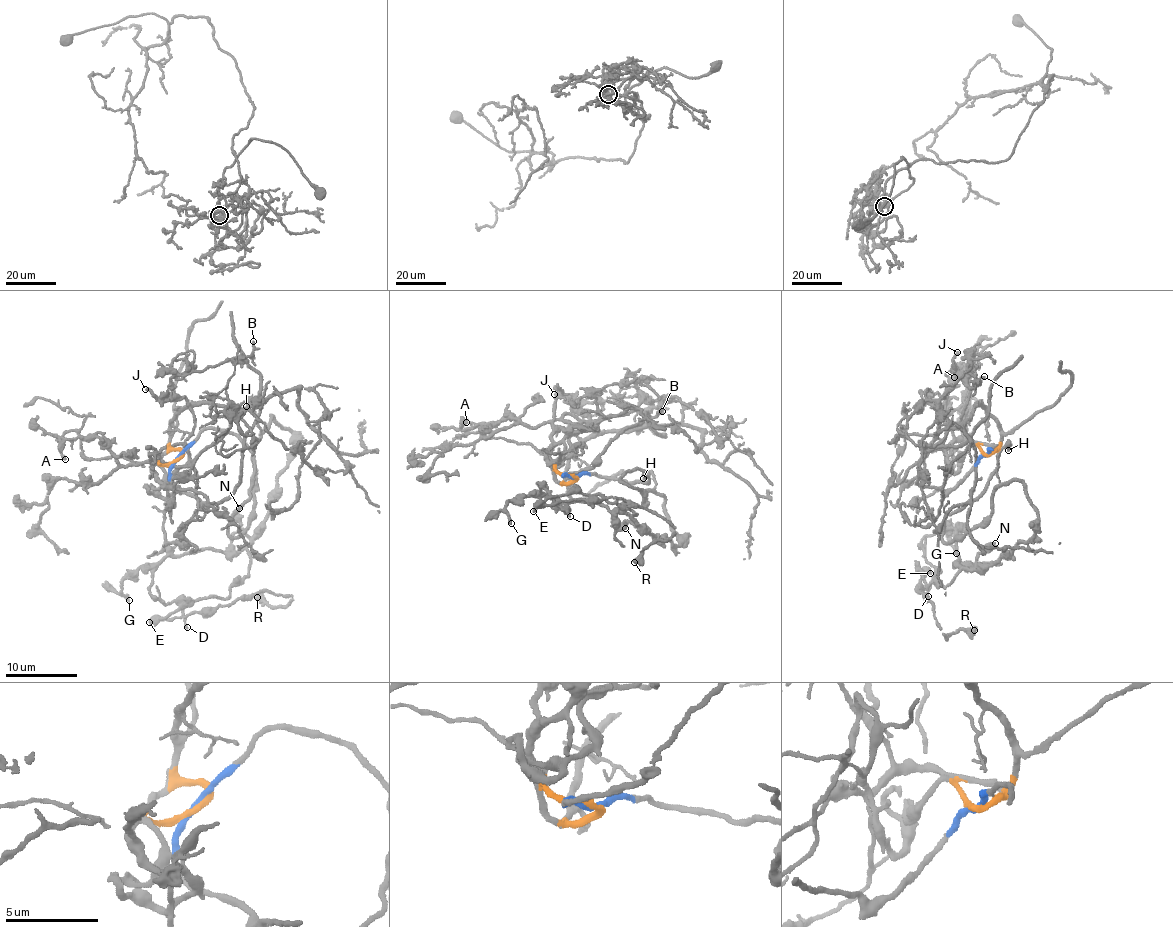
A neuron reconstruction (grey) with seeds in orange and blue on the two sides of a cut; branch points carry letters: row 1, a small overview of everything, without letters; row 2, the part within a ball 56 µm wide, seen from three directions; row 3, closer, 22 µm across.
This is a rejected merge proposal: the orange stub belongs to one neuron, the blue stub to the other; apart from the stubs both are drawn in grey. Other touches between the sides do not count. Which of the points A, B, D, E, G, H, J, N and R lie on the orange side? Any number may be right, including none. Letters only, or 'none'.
A, B, J

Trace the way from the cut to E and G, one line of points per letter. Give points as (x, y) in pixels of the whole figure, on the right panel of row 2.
E: (987, 454), (996, 471), (943, 540), (1012, 481), (1033, 538), (945, 586), (930, 573)
G: (987, 454), (996, 471), (943, 540), (1012, 481), (1033, 538), (960, 566), (948, 522), (956, 553)

